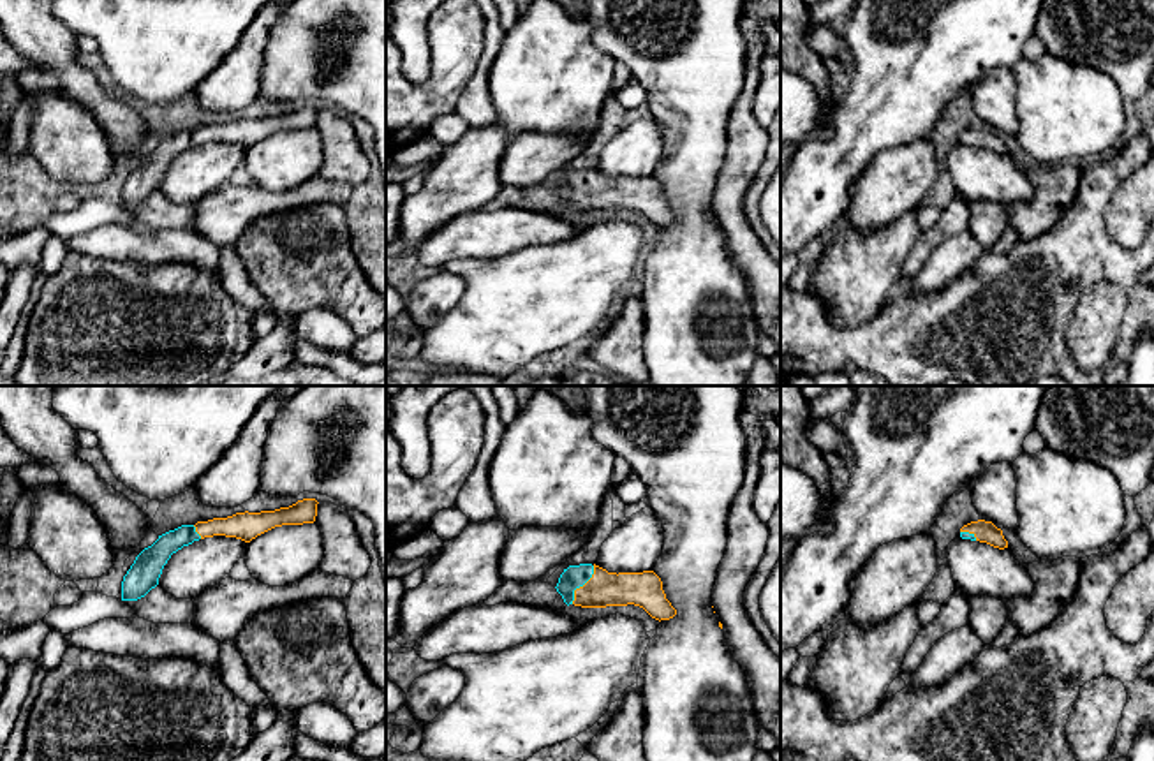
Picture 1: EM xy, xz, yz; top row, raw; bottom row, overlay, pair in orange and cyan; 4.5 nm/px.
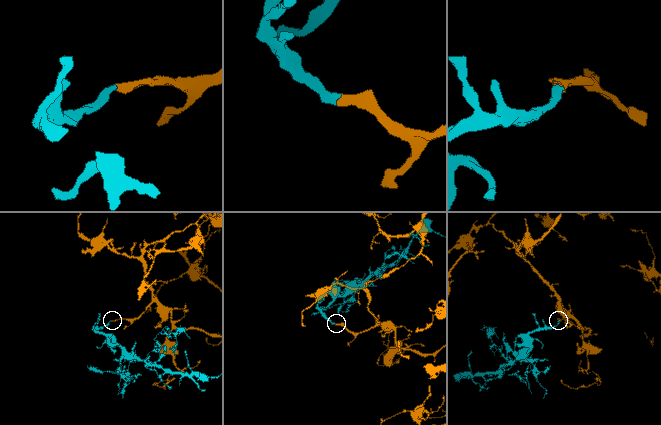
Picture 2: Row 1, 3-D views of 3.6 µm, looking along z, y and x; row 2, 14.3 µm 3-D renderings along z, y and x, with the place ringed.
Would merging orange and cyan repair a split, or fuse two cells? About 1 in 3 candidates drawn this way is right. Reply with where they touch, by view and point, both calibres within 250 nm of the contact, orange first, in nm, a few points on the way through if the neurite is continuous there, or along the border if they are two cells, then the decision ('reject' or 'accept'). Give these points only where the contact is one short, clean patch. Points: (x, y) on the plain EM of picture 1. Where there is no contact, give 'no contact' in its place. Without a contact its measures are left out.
meets orange in xz at (584, 191); 160 nm thick on the orange side, 110 nm on the other; runs through xz (605, 194), (584, 191), (575, 182); accept

